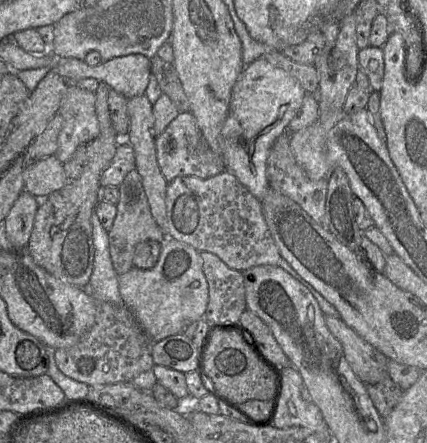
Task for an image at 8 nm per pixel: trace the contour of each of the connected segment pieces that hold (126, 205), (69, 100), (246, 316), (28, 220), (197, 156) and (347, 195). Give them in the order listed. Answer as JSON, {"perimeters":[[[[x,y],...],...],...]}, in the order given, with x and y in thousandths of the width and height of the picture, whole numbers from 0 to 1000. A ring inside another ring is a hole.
{"perimeters":[[[[321,381],[307,384],[276,422],[279,454],[272,460],[274,481],[253,524],[255,567],[265,603],[276,621],[300,614],[309,603],[316,560],[323,549],[340,542],[361,542],[377,549],[391,530],[354,483],[347,447],[333,418],[333,402]]],[[[162,187],[136,248],[148,278],[129,352],[143,368],[159,363],[183,330],[204,327],[230,307],[222,223],[222,210]]],[[[576,698],[560,727],[595,758],[614,797],[656,831],[681,824],[672,801],[651,777],[630,736],[597,707]]],[[[56,429],[33,456],[5,503],[19,542],[33,555],[63,558],[89,467],[82,442]]],[[[447,253],[419,255],[417,262],[398,275],[389,291],[375,305],[363,309],[363,332],[370,372],[391,411],[400,411],[417,397],[461,397],[482,404],[529,384],[522,352],[504,345],[489,332]]],[[[787,379],[768,404],[759,510],[806,553],[836,567],[855,521],[836,508],[824,431],[813,393]]]]}

